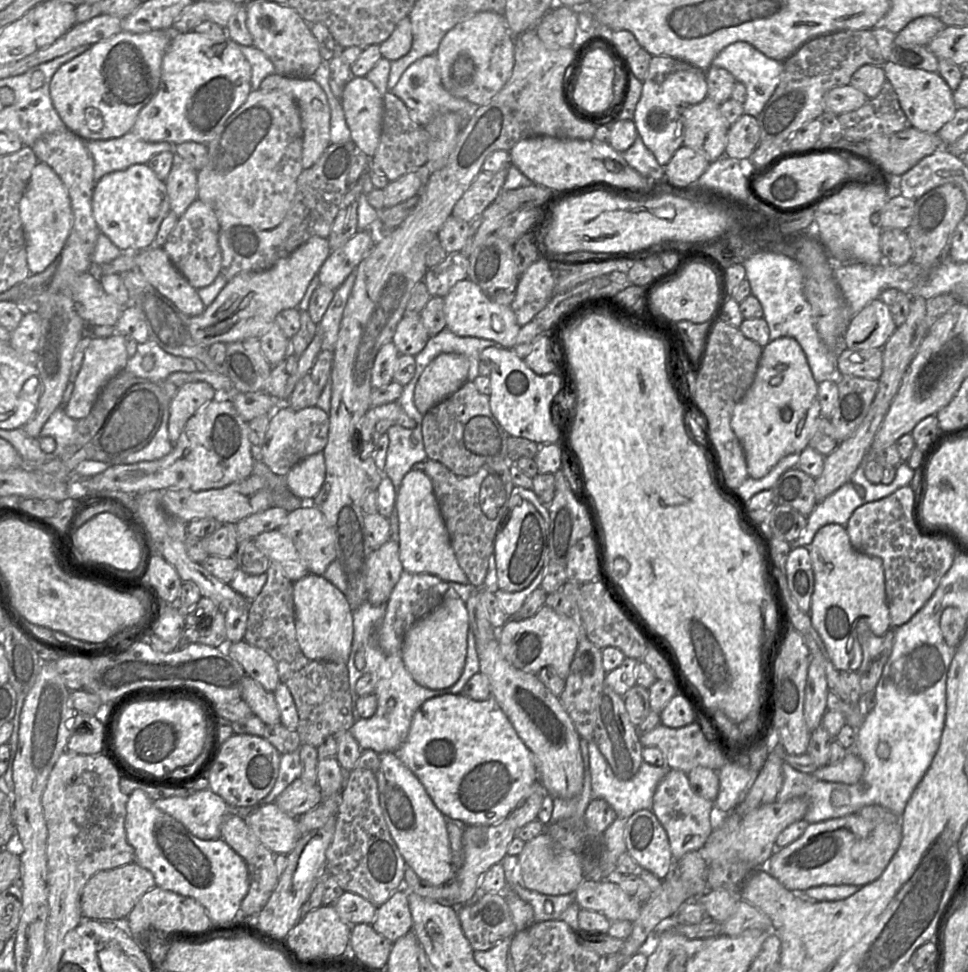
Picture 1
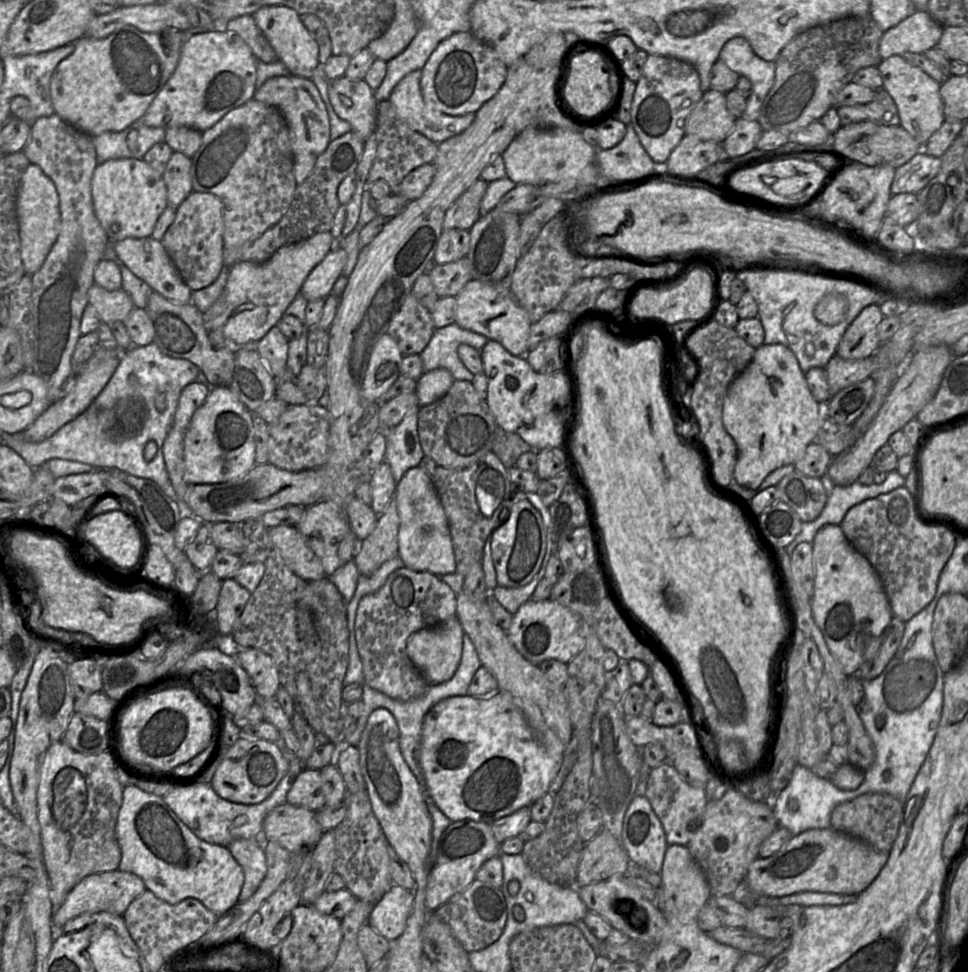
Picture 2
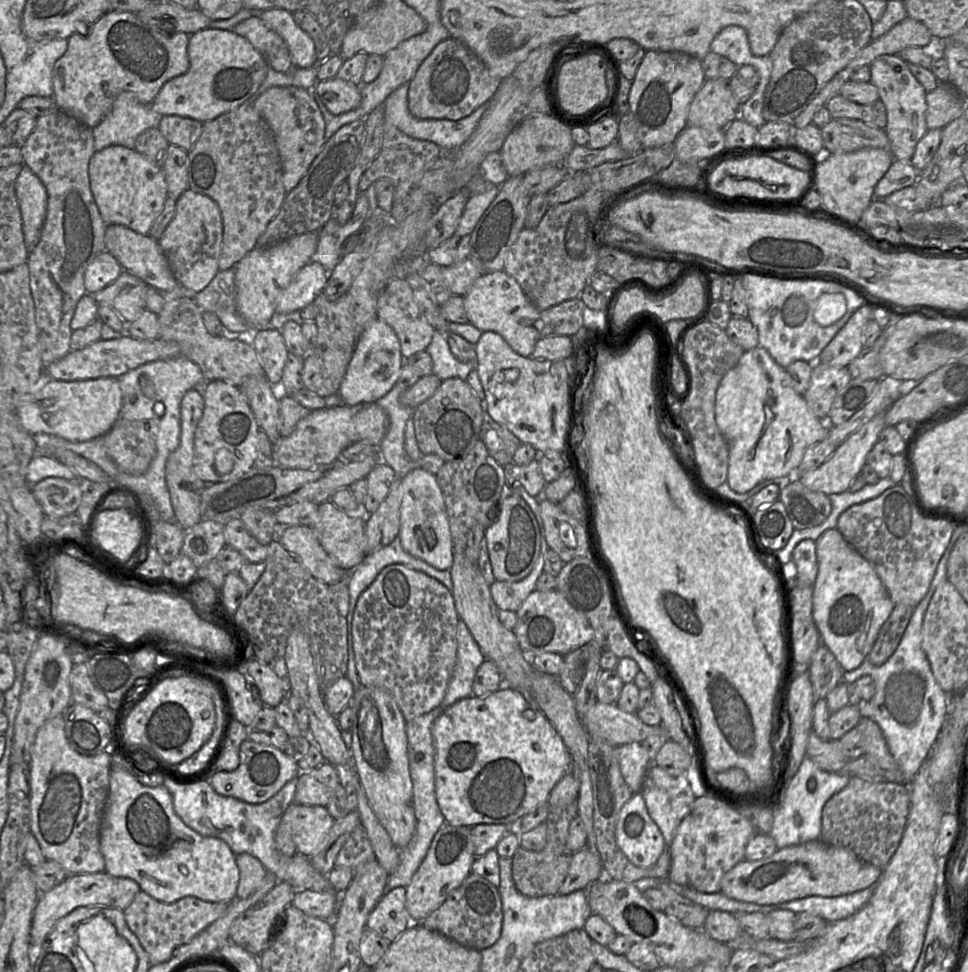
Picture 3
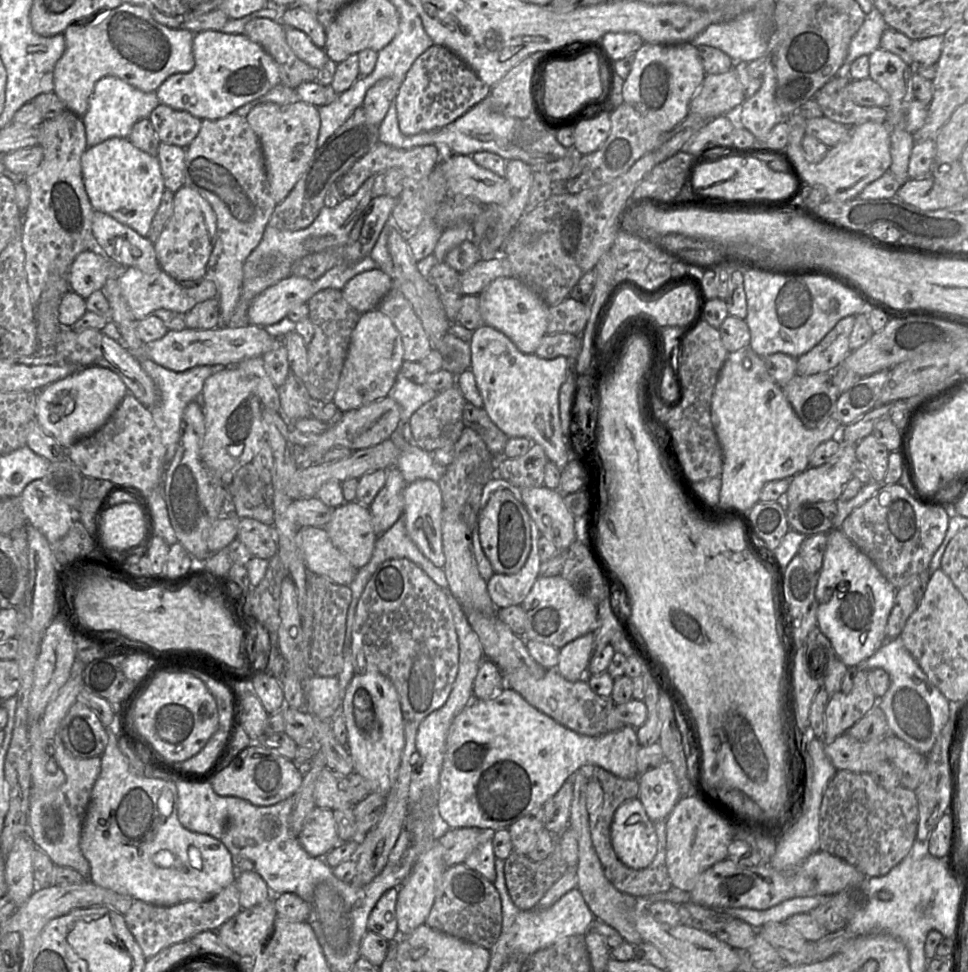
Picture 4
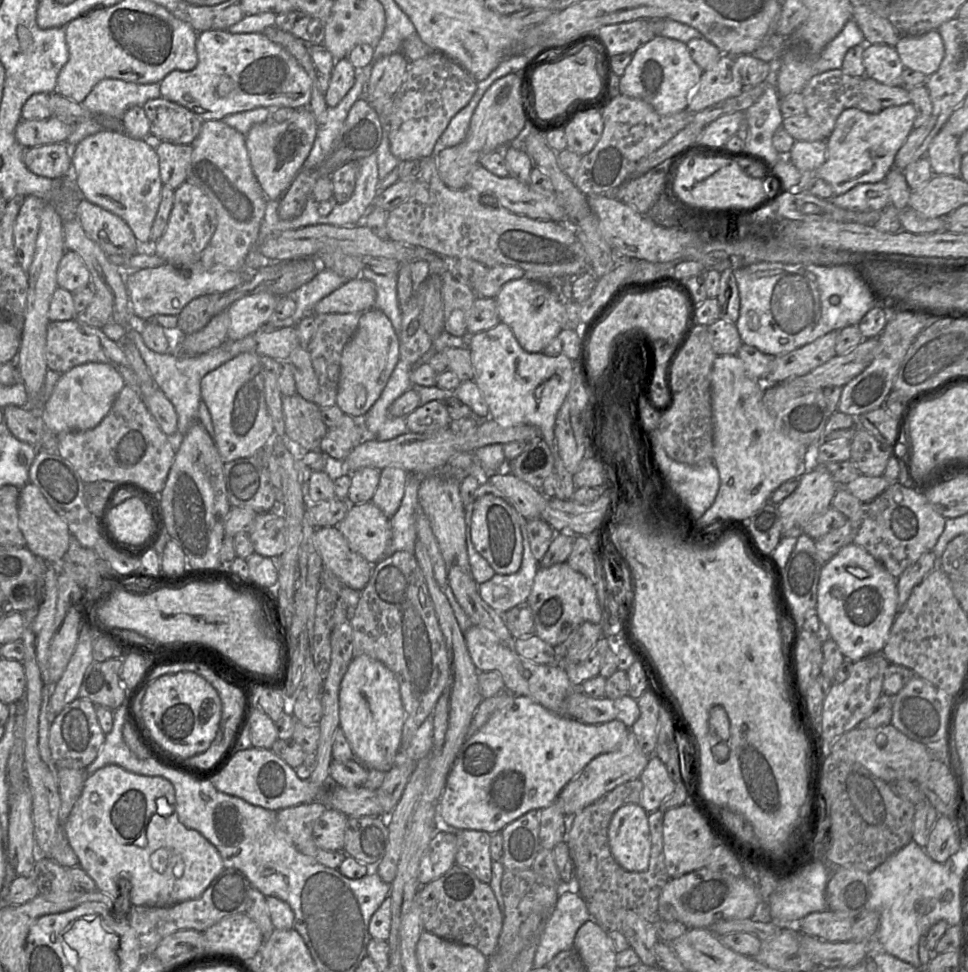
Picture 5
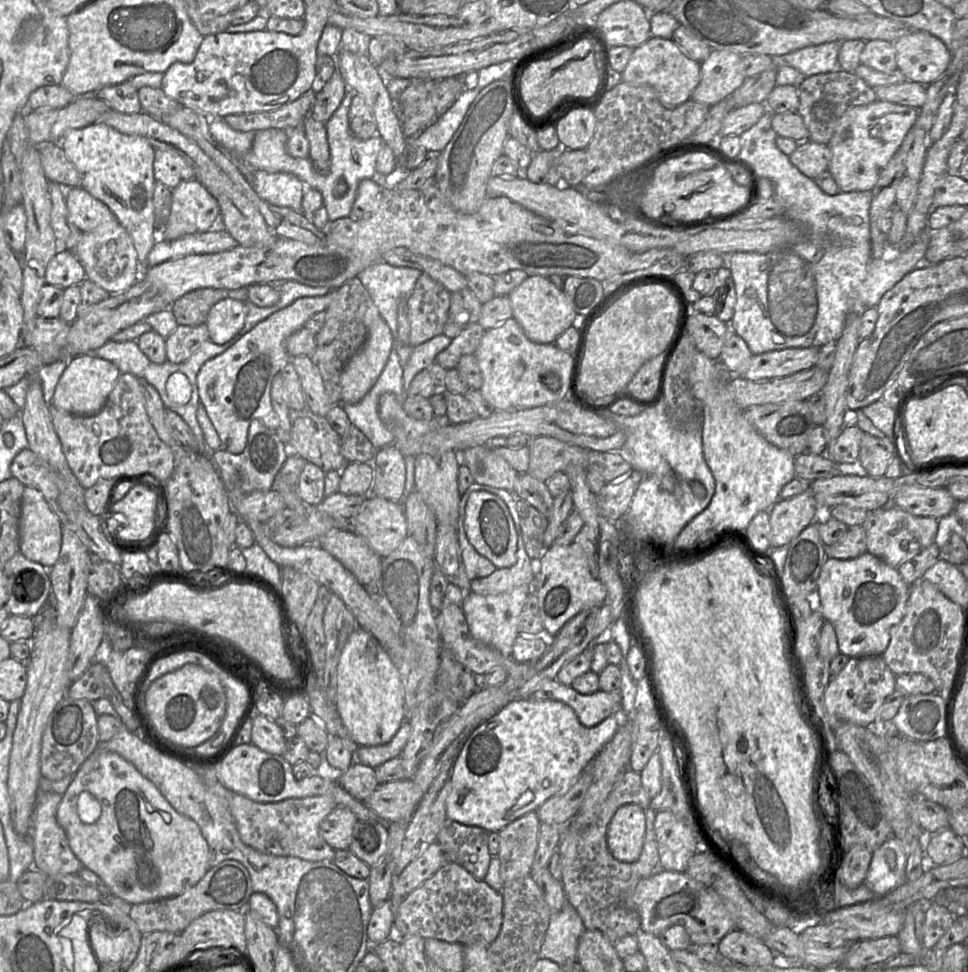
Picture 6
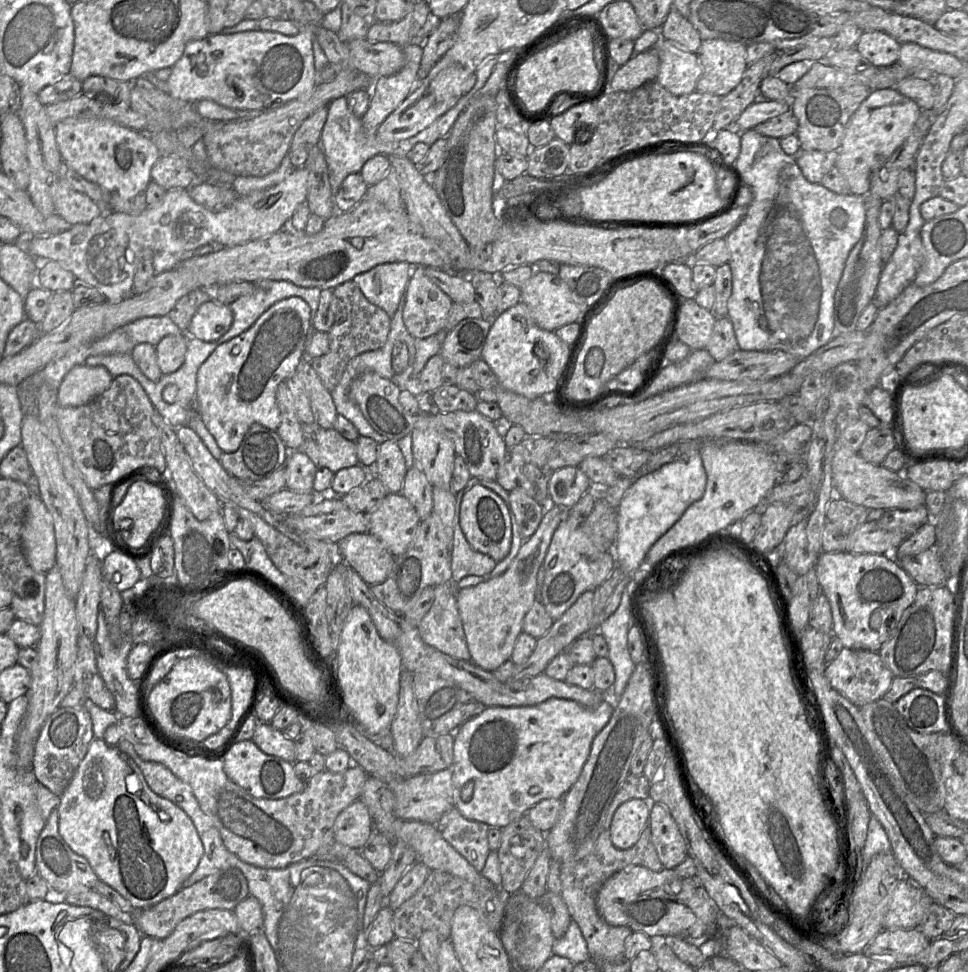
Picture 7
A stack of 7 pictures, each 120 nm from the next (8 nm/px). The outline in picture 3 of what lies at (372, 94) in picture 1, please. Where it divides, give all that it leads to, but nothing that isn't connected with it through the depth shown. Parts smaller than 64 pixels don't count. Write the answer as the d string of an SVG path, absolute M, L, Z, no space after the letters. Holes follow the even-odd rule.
M337 77L318 81L312 92L321 98L328 111L334 115L356 109L361 103L359 85Z

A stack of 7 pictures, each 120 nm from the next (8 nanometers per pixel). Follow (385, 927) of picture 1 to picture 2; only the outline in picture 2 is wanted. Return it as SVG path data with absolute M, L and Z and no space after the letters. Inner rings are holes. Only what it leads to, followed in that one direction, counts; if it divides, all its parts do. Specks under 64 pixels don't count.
M393 884L374 904L367 923L389 941L395 941L404 932L413 905L413 891Z

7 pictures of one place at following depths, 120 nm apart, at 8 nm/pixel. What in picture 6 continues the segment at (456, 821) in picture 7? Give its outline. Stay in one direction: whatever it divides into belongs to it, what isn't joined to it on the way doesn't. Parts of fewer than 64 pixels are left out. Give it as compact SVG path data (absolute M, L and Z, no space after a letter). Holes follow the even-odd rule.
M447 818L437 841L448 861L463 866L475 878L484 880L492 857L489 852L490 833L484 828Z

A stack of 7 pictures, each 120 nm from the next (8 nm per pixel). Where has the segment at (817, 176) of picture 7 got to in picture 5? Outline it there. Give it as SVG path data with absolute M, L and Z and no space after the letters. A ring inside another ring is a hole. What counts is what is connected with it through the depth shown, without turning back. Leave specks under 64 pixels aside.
M826 140L796 141L788 154L788 160L801 172L814 172L826 159Z

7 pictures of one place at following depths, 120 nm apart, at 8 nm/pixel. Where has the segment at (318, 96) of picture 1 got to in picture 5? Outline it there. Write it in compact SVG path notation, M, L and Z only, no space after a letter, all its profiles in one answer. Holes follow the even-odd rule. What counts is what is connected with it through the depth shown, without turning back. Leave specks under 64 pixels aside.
M306 107L295 109L280 123L264 122L254 125L245 135L251 167L269 200L280 200L302 169L316 138L318 125Z

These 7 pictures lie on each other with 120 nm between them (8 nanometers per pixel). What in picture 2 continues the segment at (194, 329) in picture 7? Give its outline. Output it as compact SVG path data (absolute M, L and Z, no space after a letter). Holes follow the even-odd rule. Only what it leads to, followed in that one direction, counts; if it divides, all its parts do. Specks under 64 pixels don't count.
M335 246L309 273L299 294L308 302L325 299L331 294L331 290L341 276L346 262L347 253L345 250Z

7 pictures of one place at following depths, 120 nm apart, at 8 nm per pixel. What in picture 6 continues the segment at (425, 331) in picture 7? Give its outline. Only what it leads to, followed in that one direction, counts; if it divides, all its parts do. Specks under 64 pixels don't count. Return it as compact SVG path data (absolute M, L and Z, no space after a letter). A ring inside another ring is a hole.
M421 274L407 300L409 343L420 345L443 334L448 318L451 292L427 274Z

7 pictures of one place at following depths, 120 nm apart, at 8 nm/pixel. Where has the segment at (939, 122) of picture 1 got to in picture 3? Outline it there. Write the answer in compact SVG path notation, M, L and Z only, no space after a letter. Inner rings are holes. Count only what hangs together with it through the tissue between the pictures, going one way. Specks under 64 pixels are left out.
M898 54L881 55L869 67L870 82L877 87L879 99L887 112L887 124L884 131L889 140L889 151L894 160L910 161L917 143L928 131L925 119L927 92L911 73L907 62Z

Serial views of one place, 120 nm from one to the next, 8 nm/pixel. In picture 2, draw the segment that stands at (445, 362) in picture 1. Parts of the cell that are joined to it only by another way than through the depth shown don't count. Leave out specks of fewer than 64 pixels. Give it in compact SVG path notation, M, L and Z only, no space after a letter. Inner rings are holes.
M444 368L423 373L417 379L415 390L418 405L422 407L440 399L448 392L453 382L453 376Z

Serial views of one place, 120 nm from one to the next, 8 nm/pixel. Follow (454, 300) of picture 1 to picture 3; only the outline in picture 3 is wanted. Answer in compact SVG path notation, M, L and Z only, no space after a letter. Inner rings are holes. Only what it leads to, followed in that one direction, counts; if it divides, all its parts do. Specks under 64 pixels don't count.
M505 271L482 274L463 296L468 321L480 331L496 332L517 354L529 357L540 335L540 310L533 305L519 283Z

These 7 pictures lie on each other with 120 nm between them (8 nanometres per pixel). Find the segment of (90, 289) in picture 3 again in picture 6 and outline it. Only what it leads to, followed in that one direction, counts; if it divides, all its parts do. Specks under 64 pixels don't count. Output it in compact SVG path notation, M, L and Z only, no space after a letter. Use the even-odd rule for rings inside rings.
M59 248L46 268L46 284L62 289L79 285L85 279L86 274L83 265L71 251L65 248Z

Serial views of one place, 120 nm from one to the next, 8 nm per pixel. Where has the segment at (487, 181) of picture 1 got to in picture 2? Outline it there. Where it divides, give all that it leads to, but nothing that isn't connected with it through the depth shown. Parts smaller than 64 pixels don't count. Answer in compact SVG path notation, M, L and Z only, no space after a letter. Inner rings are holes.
M479 178L470 186L446 211L443 220L443 230L470 230L479 220L480 203L489 182Z

